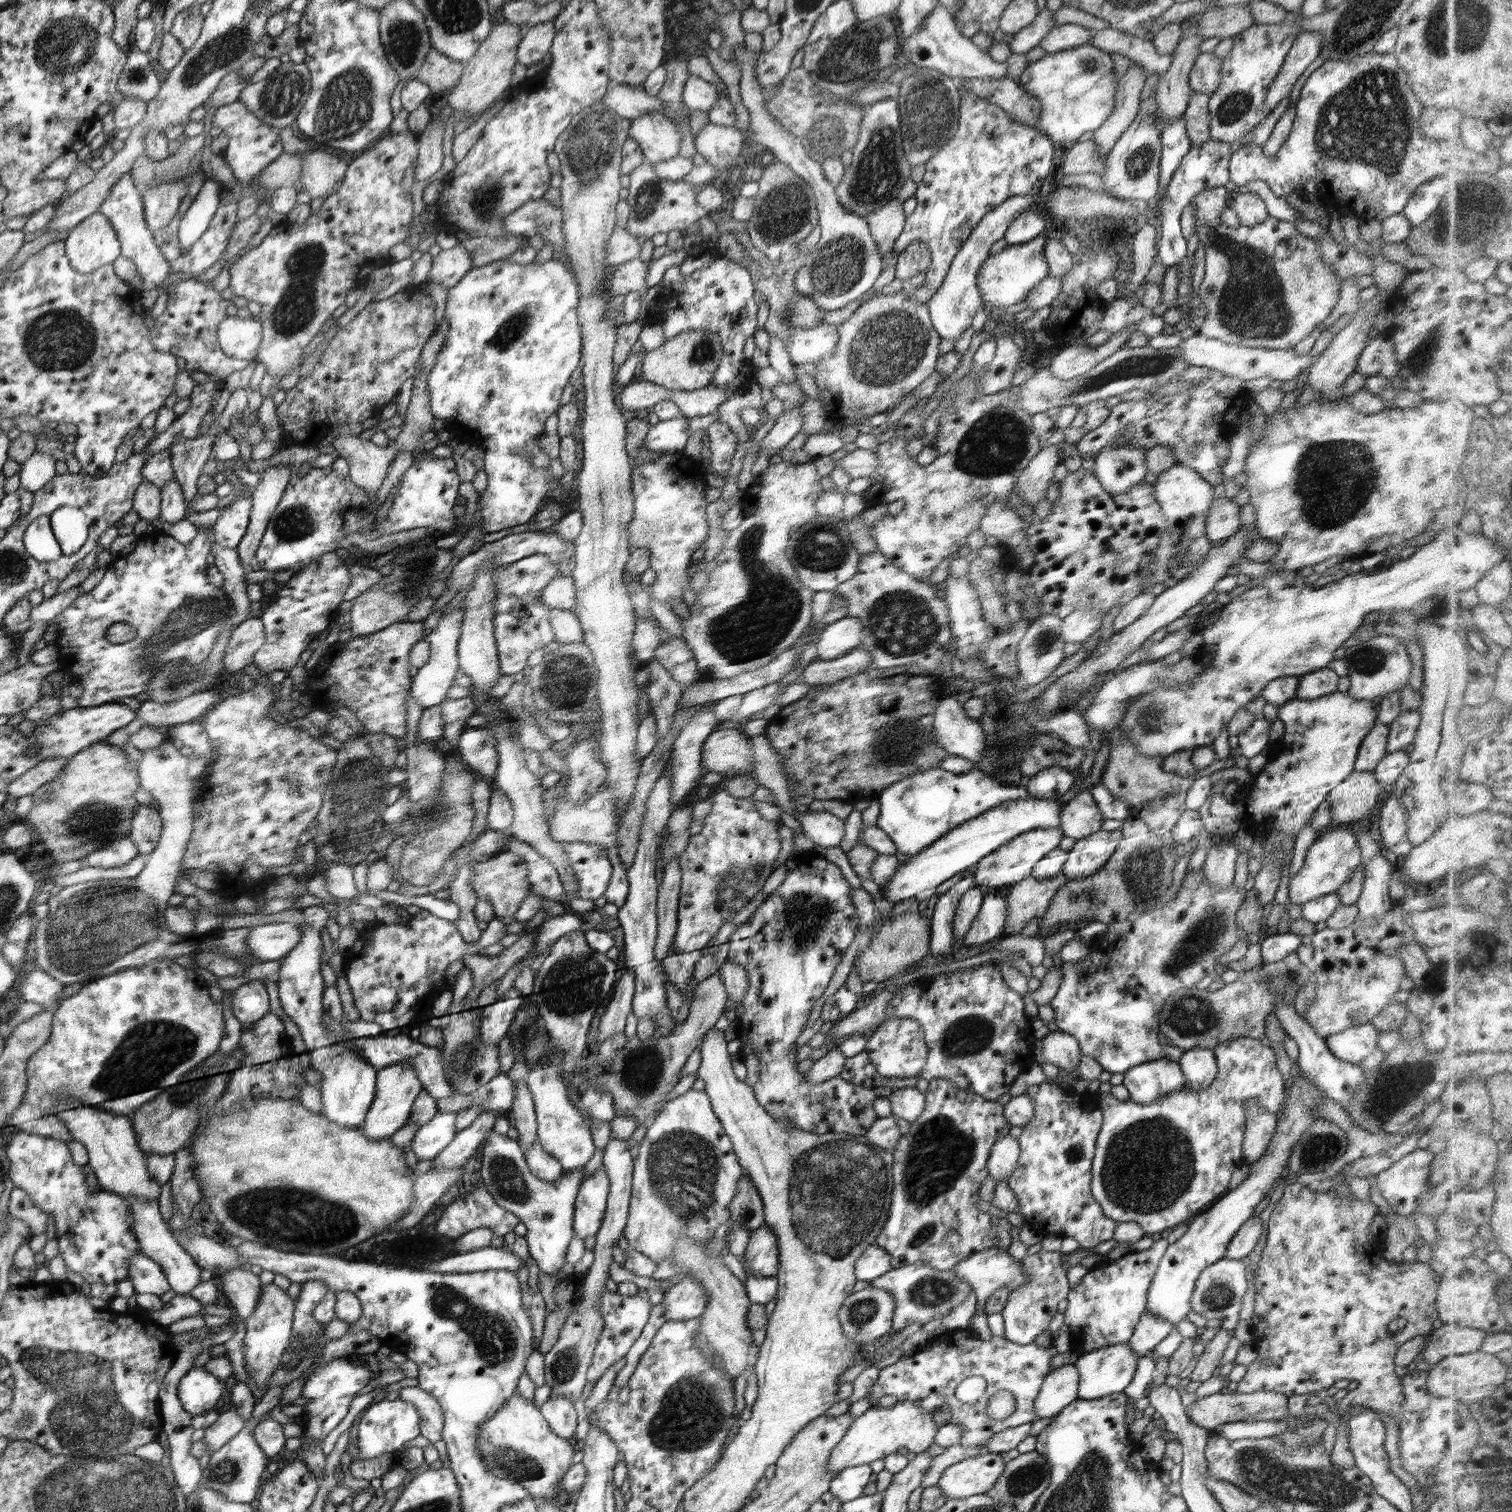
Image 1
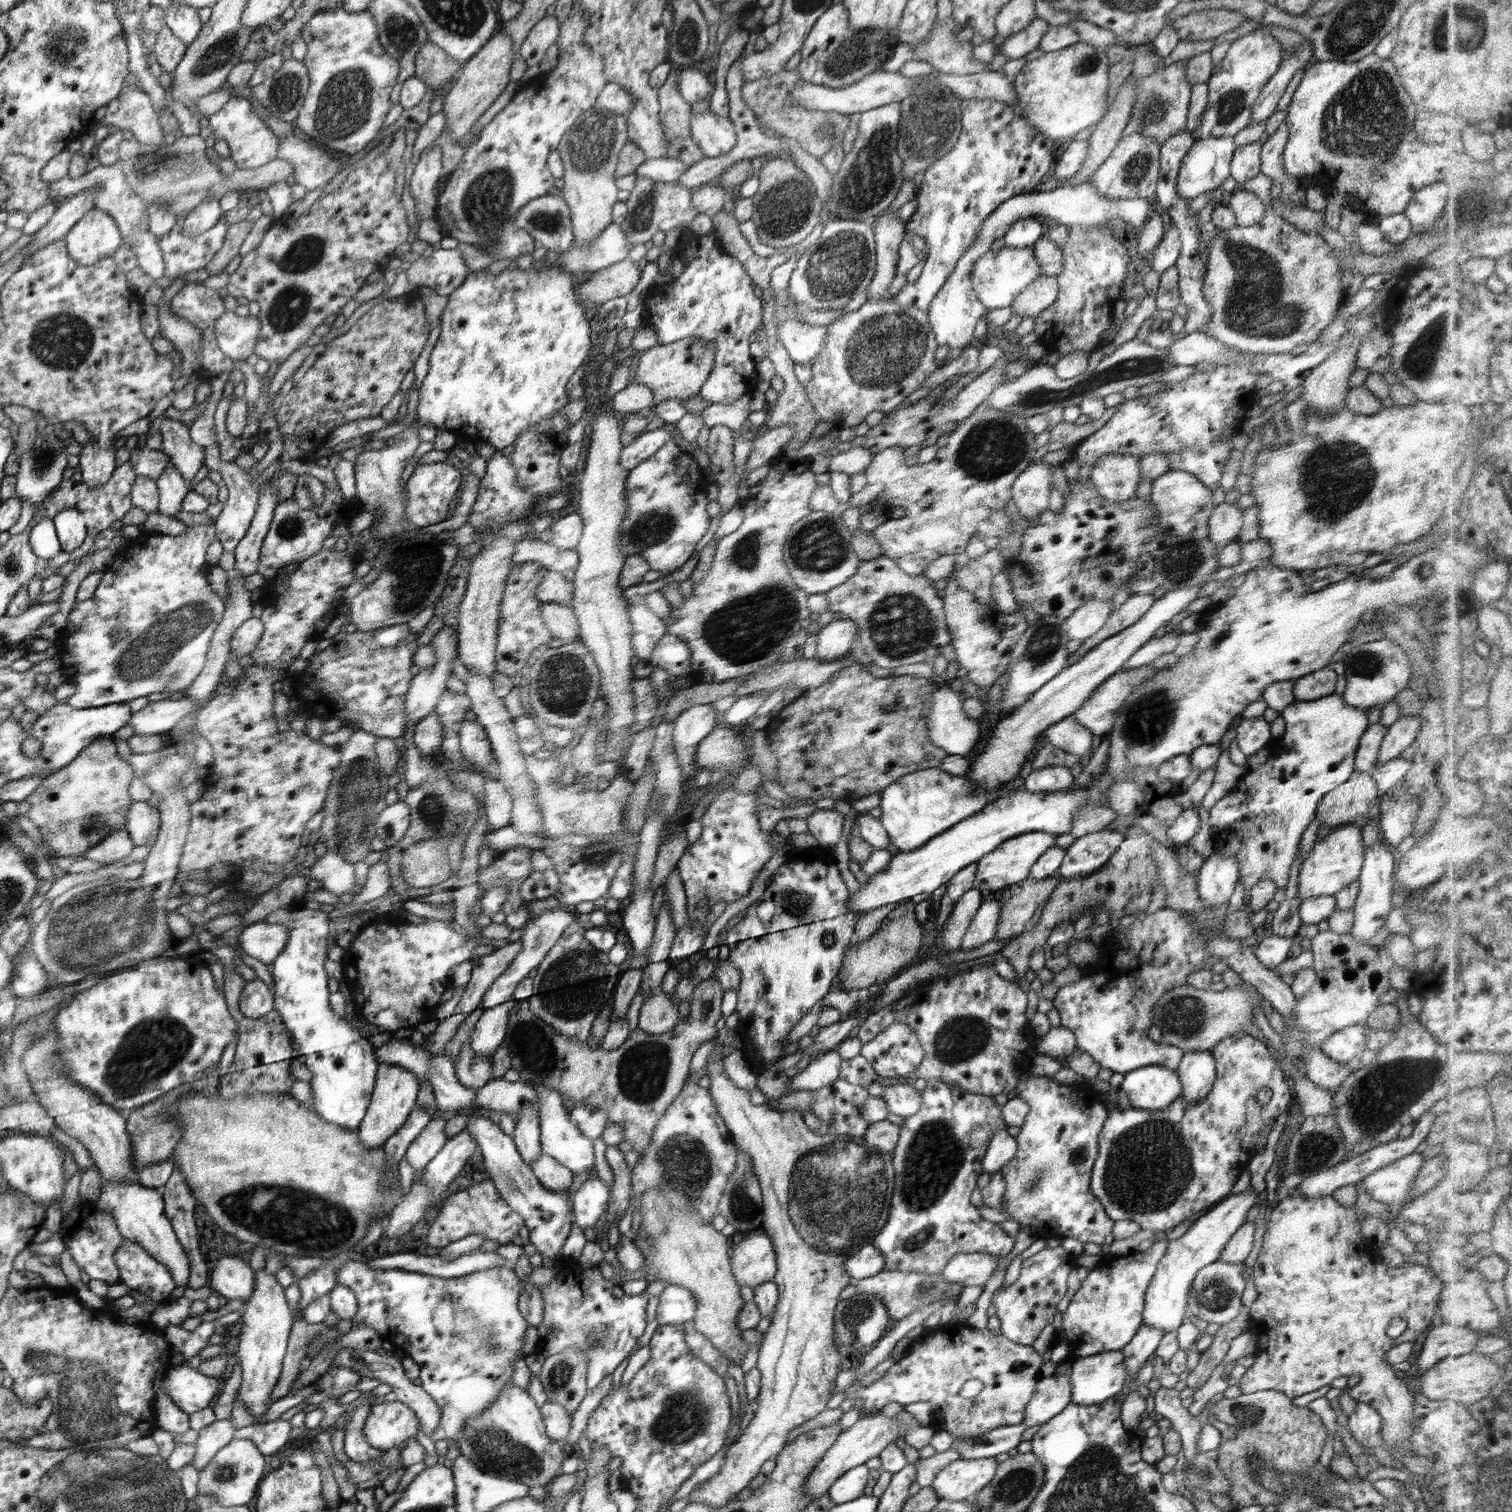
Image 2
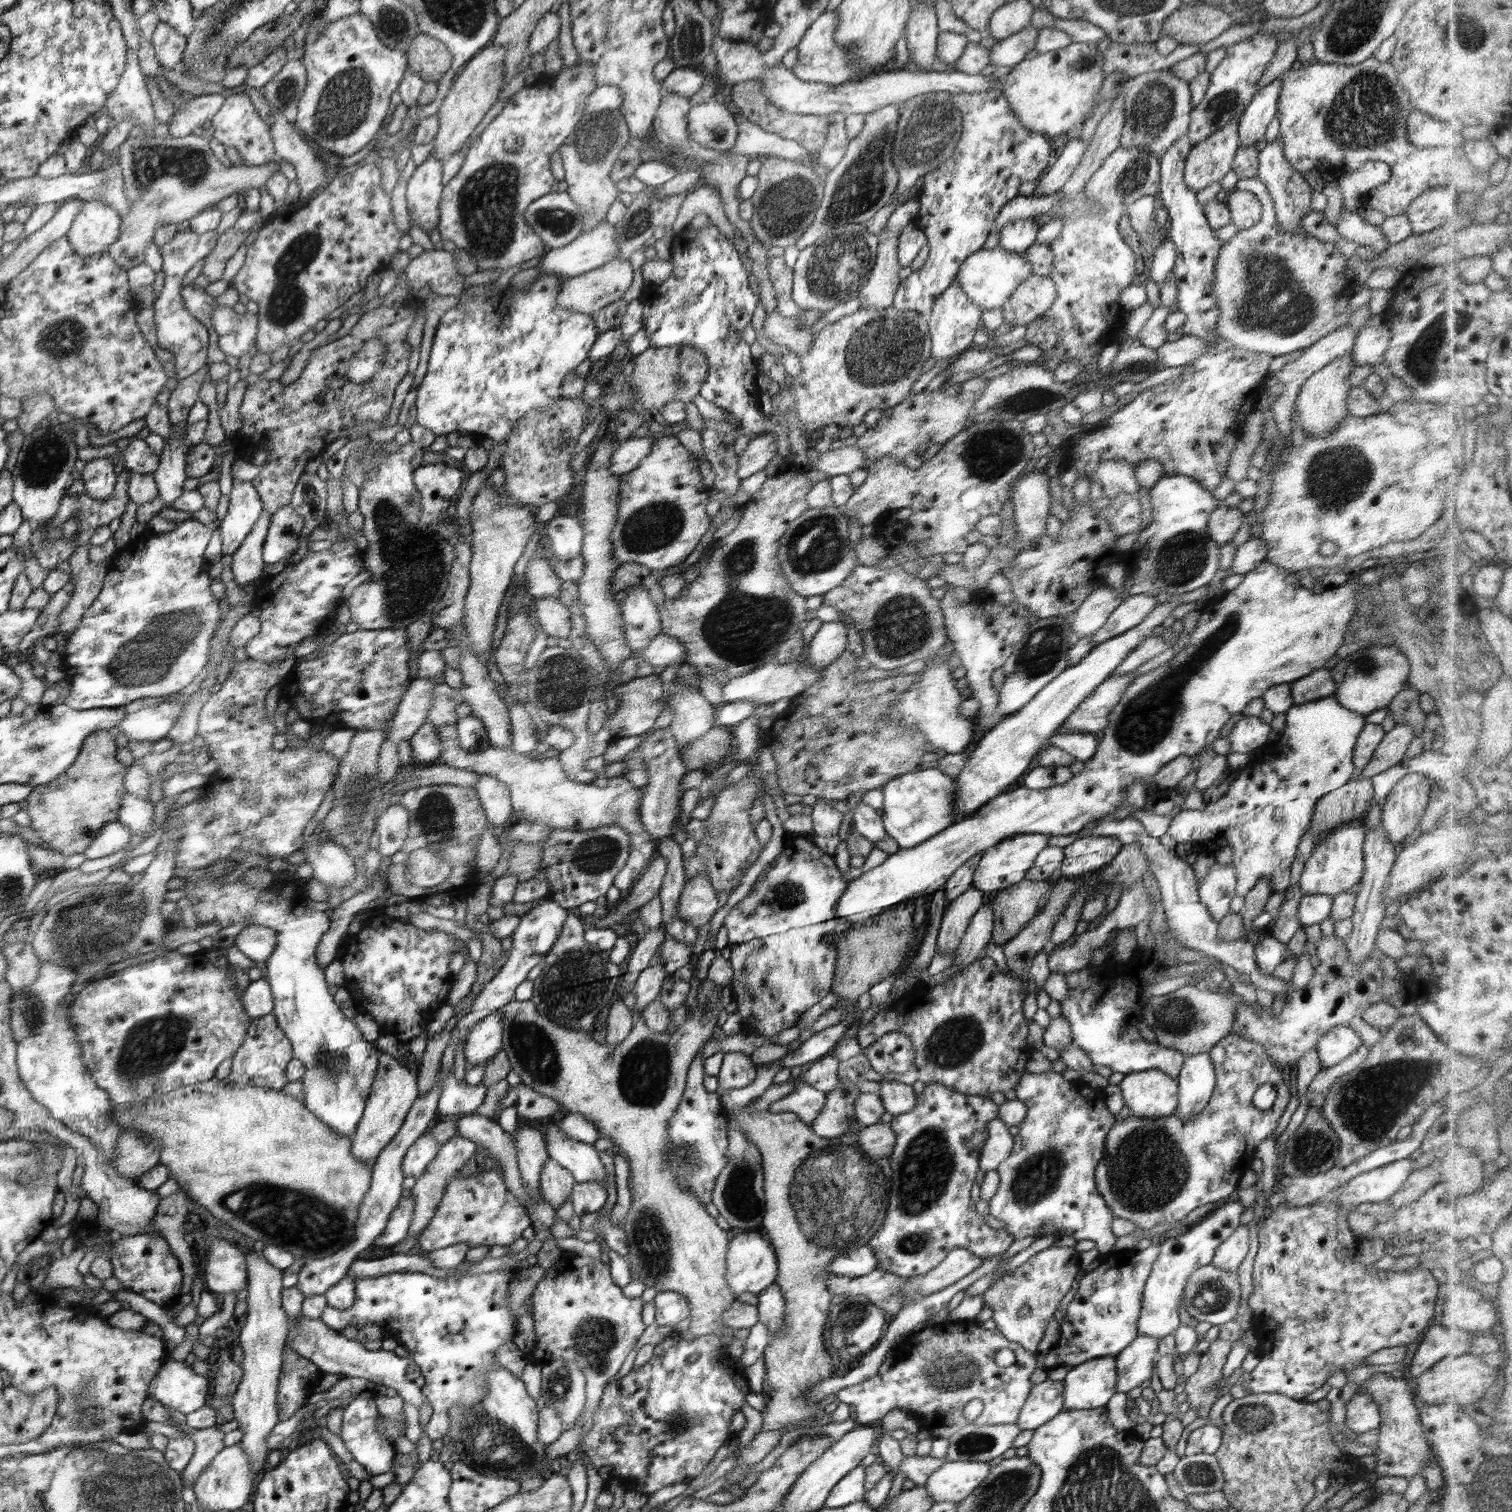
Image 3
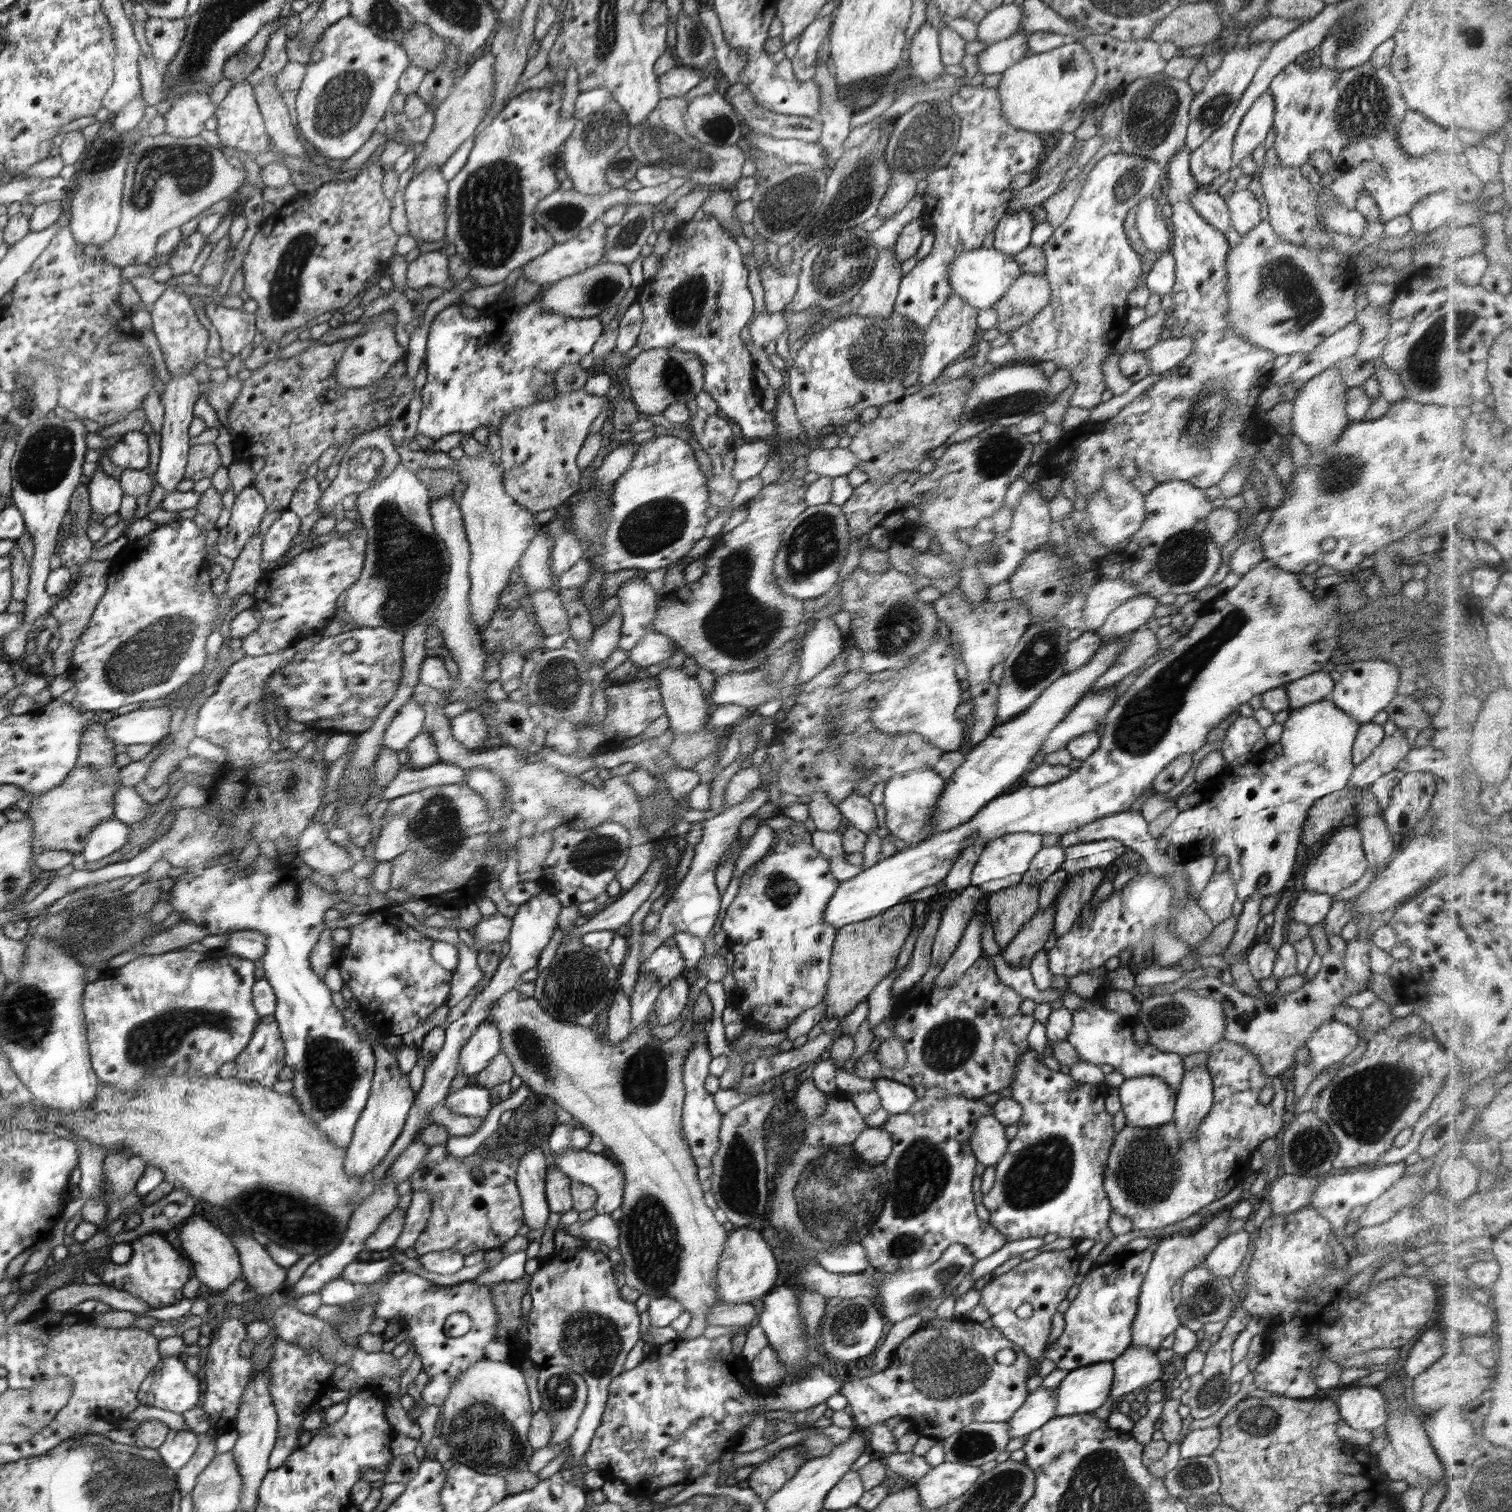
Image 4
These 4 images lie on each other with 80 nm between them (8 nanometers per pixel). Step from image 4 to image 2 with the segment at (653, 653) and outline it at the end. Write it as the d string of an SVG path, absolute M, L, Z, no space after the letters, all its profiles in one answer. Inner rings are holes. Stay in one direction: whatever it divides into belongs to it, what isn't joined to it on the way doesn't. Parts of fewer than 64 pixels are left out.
M666 633L654 647L652 654L646 660L653 666L660 666L674 677L692 674L691 649L677 636Z

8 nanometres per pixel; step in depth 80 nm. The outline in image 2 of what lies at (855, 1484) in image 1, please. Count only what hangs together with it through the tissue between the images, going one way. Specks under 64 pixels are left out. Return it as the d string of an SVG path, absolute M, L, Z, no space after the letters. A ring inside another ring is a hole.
M866 1464L848 1469L834 1484L829 1486L827 1495L834 1504L846 1504L865 1495L865 1488L870 1478L870 1469Z

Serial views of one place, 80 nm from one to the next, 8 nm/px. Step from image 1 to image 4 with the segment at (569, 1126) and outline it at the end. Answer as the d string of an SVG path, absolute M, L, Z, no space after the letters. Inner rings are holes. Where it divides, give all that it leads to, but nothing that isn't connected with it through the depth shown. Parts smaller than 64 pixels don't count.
M568 1150L556 1156L554 1163L571 1180L591 1185L597 1192L597 1214L617 1215L623 1203L625 1176L607 1153L594 1154L588 1150Z

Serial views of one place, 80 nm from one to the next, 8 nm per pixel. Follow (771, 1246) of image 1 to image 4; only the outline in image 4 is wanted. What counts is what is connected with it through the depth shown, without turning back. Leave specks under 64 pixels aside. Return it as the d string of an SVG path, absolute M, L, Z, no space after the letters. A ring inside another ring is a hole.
M740 1227L730 1231L726 1239L720 1260L718 1261L717 1270L717 1293L718 1303L720 1304L752 1304L754 1300L762 1300L767 1296L771 1288L778 1280L778 1260L768 1242L764 1240L762 1234L755 1229Z

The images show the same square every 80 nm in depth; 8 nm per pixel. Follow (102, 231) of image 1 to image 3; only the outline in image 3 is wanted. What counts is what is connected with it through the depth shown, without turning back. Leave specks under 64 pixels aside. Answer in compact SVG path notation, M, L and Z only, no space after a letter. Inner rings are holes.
M79 201L82 209L67 234L72 248L82 257L108 250L121 236L123 219L104 203Z

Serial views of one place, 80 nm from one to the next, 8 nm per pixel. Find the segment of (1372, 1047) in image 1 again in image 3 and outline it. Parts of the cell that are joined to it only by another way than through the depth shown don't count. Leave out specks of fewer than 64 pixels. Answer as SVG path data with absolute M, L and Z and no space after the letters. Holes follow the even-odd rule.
M1347 1026L1332 1028L1316 1043L1322 1069L1333 1067L1352 1056L1363 1045L1356 1030Z

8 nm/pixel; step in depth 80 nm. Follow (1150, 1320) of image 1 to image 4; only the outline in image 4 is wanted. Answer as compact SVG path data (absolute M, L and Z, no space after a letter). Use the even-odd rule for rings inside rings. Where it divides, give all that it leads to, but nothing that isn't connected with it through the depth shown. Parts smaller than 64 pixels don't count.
M1146 1345L1128 1347L1116 1360L1113 1360L1113 1383L1111 1399L1129 1392L1143 1390L1163 1374L1157 1352Z

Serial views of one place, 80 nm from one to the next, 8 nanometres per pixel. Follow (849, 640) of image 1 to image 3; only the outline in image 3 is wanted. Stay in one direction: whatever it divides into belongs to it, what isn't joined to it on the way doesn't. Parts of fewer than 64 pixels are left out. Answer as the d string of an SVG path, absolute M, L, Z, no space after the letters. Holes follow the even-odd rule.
M823 622L808 644L810 655L804 655L803 659L813 669L824 671L846 650L846 644L848 644L846 623Z

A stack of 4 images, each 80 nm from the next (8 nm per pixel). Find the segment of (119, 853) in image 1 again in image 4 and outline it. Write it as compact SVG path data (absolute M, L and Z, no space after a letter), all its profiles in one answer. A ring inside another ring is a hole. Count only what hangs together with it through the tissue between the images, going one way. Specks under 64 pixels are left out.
M114 818L96 825L87 839L87 846L81 852L85 860L96 862L120 850L128 842L131 829Z

